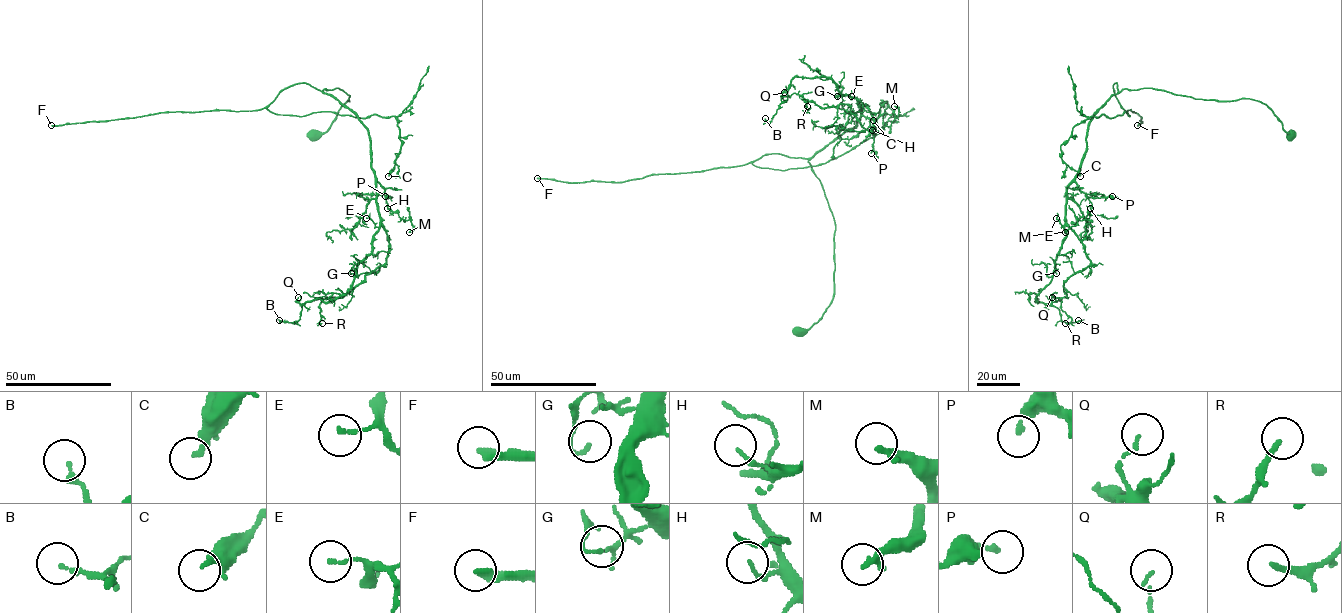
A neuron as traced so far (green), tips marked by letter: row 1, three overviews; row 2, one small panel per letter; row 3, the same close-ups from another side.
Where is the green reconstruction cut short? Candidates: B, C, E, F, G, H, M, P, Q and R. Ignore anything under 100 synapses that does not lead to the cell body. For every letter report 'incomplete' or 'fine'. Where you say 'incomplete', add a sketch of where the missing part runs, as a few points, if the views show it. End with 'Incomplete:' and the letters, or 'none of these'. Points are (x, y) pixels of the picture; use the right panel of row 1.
B: fine
C: fine
E: fine
F: incomplete | (1137, 125), (1142, 128), (1136, 134), (1135, 128), (1128, 131), (1102, 122), (1078, 152), (1075, 181), (1108, 208)
G: fine
H: fine
M: fine
P: fine
Q: fine
R: fine
Incomplete: F

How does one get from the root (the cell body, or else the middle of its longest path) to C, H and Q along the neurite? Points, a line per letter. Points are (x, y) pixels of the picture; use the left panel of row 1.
C: (313, 134), (349, 96), (284, 88), (266, 108), (276, 114), (394, 116), (402, 145), (388, 176)
H: (313, 134), (323, 134), (349, 101), (343, 90), (322, 91), (346, 106), (367, 130), (371, 167), (387, 208)
Q: (313, 134), (349, 101), (343, 90), (322, 91), (368, 131), (380, 228), (345, 294), (301, 305), (298, 297)

